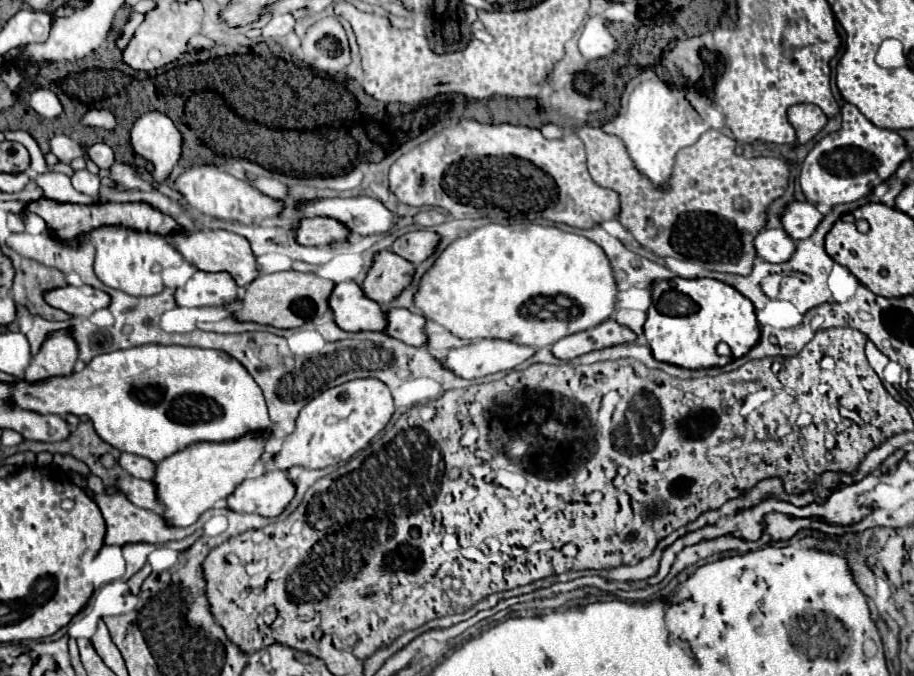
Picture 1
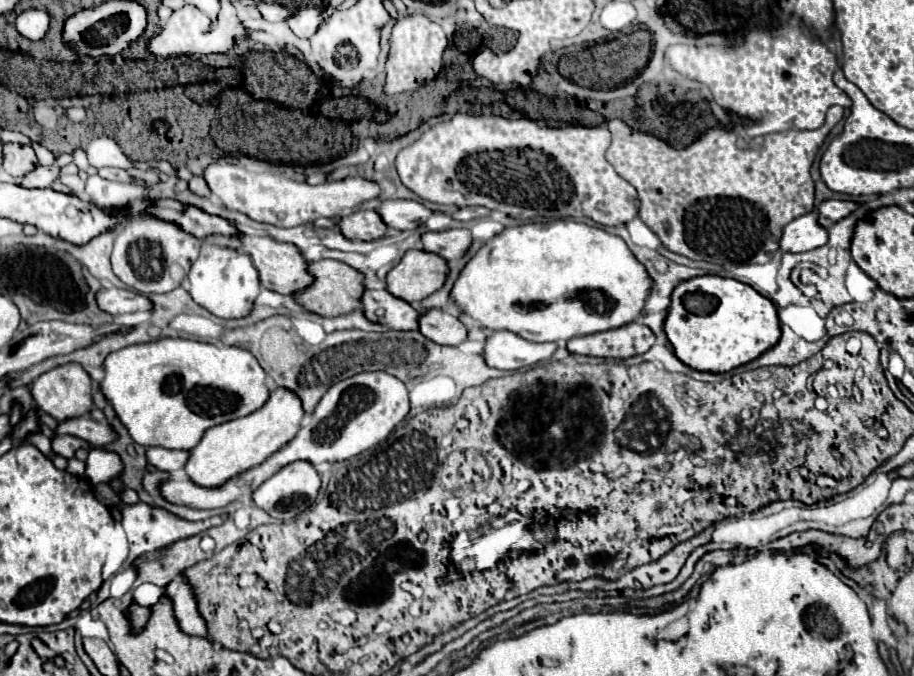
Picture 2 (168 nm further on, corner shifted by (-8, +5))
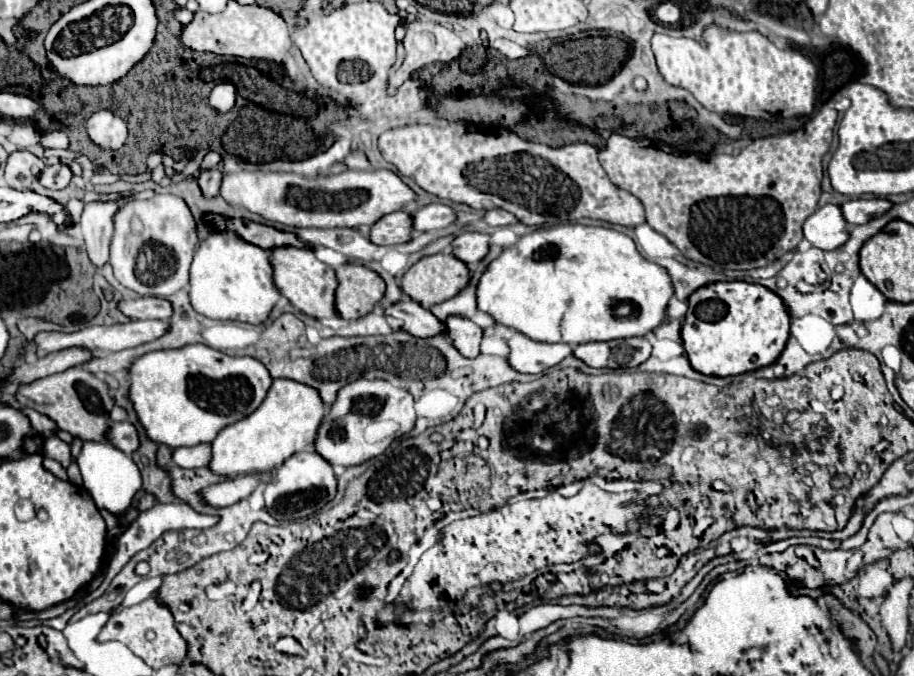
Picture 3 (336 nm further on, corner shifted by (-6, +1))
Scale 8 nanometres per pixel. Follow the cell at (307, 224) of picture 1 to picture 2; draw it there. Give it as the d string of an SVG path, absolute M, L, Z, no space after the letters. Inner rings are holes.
M359 209L353 211L351 215L343 215L337 227L347 239L361 239L361 241L375 241L379 237L385 237L389 229L383 223L381 215L369 209Z

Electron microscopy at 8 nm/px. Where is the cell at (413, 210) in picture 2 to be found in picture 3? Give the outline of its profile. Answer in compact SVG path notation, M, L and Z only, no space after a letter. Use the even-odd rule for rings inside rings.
M441 203L425 205L425 207L417 209L413 215L415 215L415 227L413 227L415 231L431 231L431 229L447 227L455 219L453 211Z

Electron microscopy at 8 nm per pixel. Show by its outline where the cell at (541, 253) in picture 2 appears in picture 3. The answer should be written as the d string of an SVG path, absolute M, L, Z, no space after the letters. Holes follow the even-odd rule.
M565 223L537 229L519 237L515 245L505 247L501 255L487 265L477 283L477 309L493 317L495 323L521 331L529 339L579 345L647 335L663 323L665 305L671 295L673 287L667 271L643 259L627 235L607 227Z

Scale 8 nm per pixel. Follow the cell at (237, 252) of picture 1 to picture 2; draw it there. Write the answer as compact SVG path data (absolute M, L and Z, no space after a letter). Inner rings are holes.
M253 237L257 247L243 247L253 257L261 285L281 295L297 295L313 285L309 261L293 243L281 243L273 237Z

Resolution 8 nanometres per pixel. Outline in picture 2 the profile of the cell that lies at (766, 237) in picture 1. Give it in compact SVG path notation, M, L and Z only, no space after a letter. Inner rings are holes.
M811 211L793 219L781 237L781 251L785 253L803 253L817 247L823 247L829 239L829 233L823 225L819 225L819 213Z

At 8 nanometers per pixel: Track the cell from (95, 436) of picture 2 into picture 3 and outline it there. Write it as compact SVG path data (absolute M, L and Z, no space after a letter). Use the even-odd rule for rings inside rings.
M121 421L121 423L109 423L107 427L107 435L105 439L115 445L117 449L121 449L123 453L131 455L137 447L139 447L139 439L137 439L137 431L131 423Z

